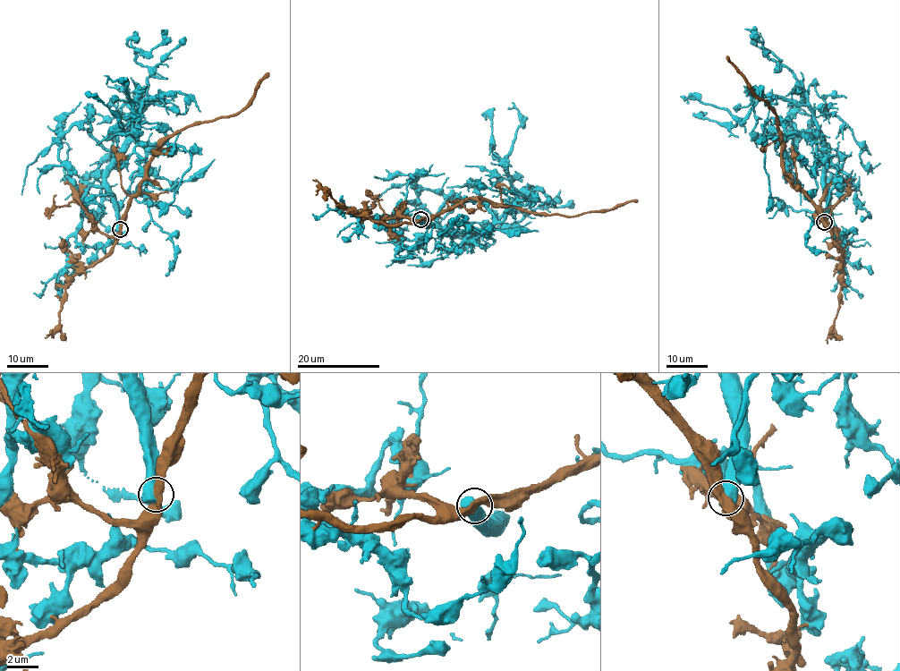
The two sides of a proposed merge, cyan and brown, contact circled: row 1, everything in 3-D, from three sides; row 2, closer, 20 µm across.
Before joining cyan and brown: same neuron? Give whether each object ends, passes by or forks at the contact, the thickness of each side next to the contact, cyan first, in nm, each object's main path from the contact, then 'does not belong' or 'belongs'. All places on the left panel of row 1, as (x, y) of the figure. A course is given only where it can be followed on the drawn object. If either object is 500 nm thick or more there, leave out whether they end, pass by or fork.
calibres 750 and 440 nm; course cyan (119, 229), (106, 168), (152, 102), (138, 115), (125, 86), (106, 84); course brown (119, 228), (146, 173), (146, 165), (157, 148), (168, 138), (190, 126), (242, 111), (268, 72); does not belong

